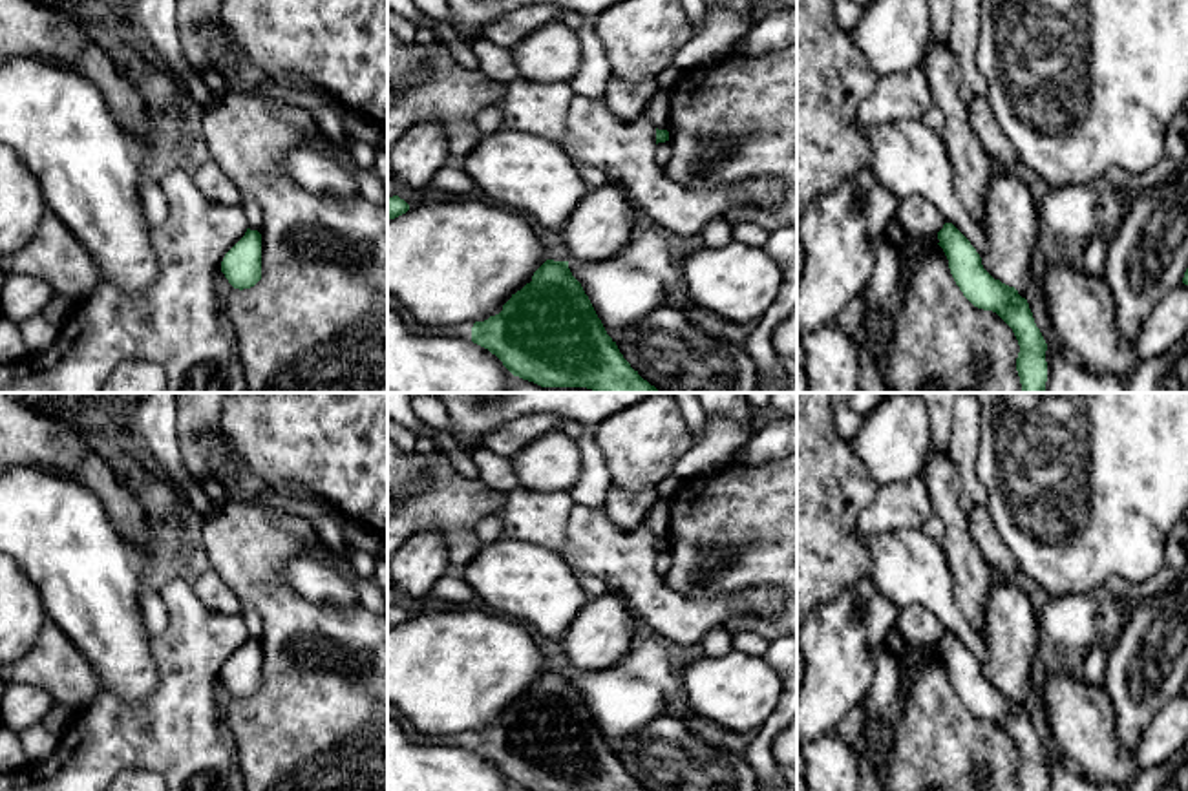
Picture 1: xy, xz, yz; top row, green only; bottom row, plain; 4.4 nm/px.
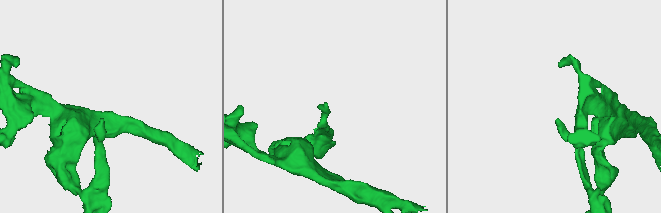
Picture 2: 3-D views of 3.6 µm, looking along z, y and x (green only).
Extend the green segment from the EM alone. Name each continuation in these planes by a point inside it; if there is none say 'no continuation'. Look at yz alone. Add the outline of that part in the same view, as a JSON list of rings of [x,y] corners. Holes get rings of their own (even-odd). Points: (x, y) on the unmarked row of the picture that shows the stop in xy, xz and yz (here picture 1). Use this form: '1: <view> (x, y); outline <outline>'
no continuation

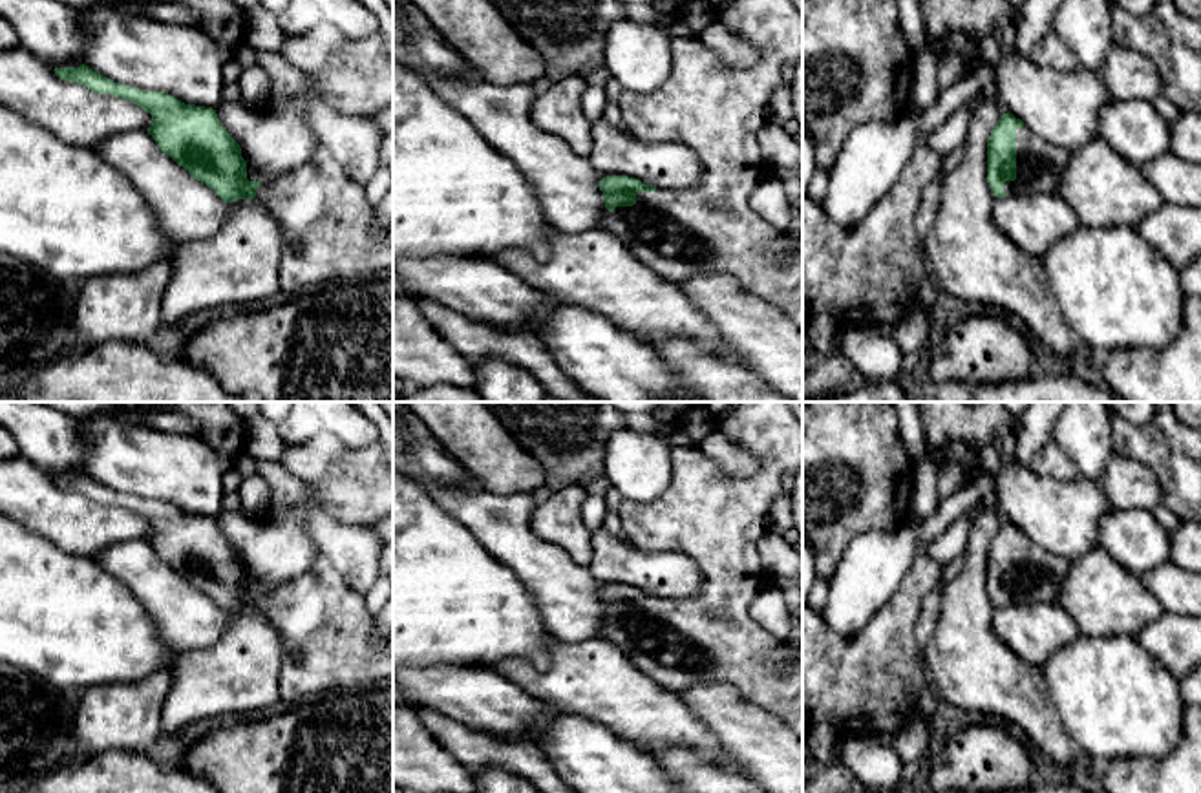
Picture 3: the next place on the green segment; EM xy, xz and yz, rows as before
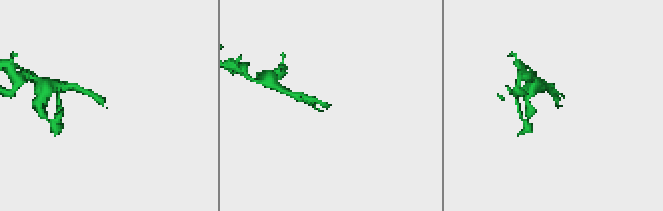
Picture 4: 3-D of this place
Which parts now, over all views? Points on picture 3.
1: yz (1039, 572); outline [[[1027,535],[1016,539],[1016,588],[1004,592],[1004,603],[1057,603],[1069,561],[1047,552]]]

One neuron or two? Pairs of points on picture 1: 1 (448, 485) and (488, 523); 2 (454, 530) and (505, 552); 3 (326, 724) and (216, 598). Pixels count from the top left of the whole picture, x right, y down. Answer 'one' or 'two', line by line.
1: two
2: two
3: two

